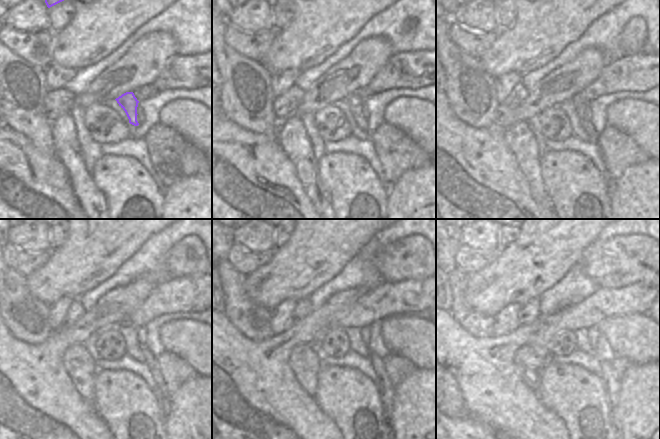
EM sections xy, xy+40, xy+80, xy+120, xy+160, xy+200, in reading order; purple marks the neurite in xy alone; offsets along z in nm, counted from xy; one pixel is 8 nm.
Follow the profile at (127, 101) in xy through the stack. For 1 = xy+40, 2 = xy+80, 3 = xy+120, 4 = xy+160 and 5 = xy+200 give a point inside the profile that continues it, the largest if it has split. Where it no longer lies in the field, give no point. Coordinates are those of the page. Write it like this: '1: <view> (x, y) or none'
1: xy+40 (354, 101)
2: xy+80 (579, 102)
3: xy+120 (163, 396)
4: xy+160 (386, 389)
5: xy+200 (610, 384)

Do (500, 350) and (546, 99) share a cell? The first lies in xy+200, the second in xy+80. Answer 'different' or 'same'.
same

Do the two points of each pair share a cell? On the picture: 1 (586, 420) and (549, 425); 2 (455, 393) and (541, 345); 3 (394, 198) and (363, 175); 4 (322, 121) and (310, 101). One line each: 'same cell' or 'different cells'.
1: different cells
2: different cells
3: different cells
4: different cells

